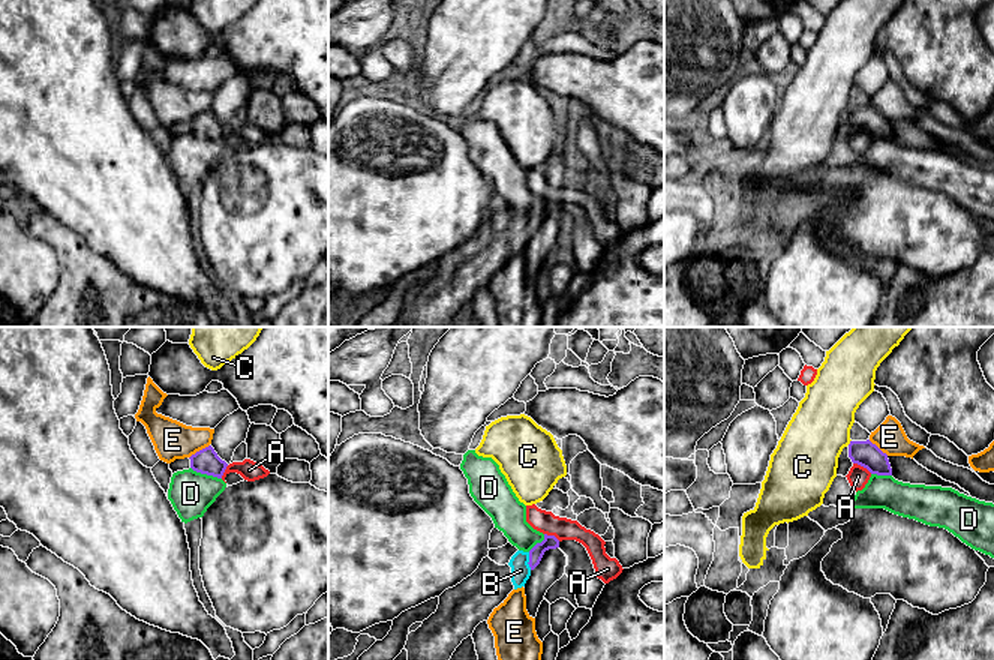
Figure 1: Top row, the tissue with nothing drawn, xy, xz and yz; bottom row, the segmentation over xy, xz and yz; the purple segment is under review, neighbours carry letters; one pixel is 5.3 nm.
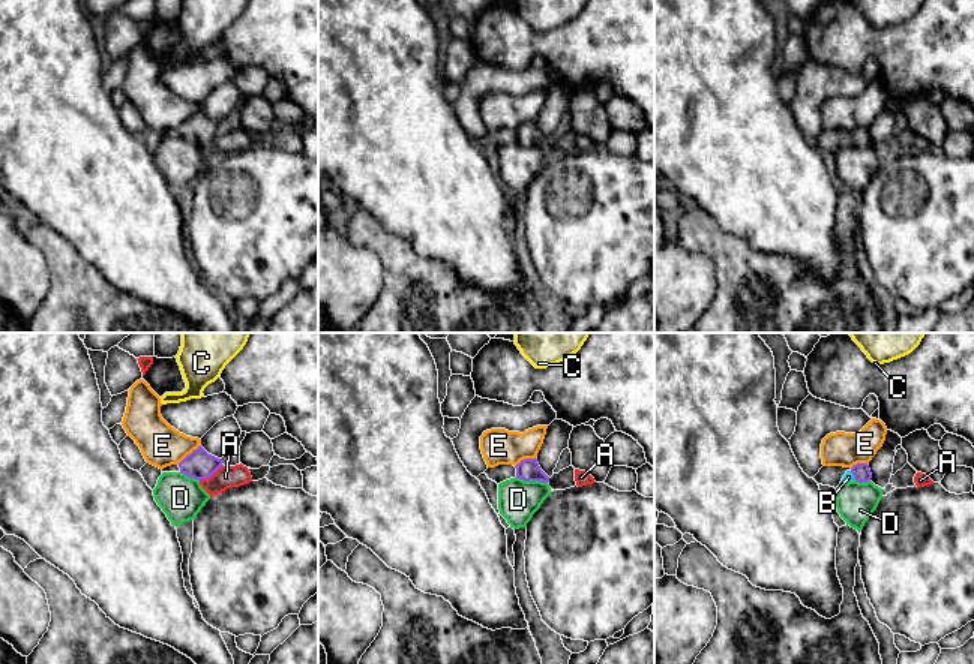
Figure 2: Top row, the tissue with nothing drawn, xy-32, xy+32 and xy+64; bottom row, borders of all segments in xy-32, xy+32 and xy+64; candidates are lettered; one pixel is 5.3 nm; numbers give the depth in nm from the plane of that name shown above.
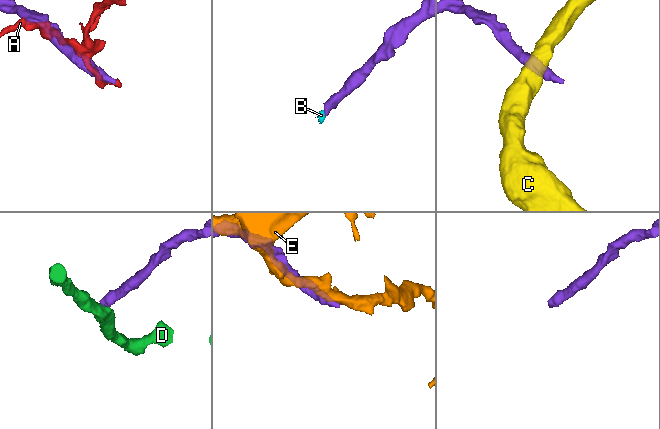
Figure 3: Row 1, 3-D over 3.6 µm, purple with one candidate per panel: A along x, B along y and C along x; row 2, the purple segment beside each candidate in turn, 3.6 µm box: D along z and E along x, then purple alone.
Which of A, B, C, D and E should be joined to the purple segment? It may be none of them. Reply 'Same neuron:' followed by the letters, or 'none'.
Same neuron: B

